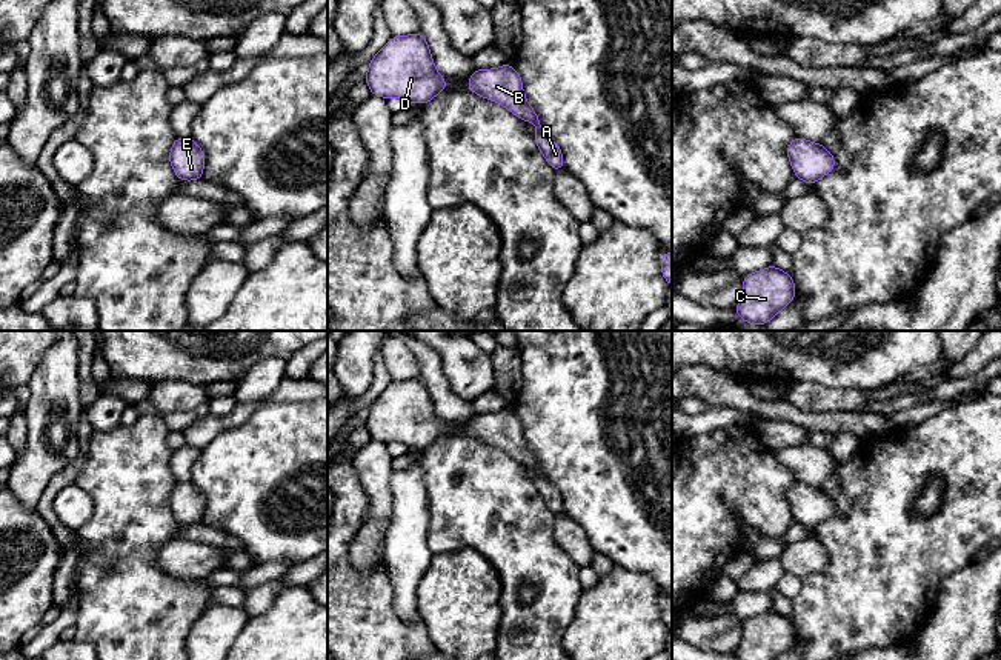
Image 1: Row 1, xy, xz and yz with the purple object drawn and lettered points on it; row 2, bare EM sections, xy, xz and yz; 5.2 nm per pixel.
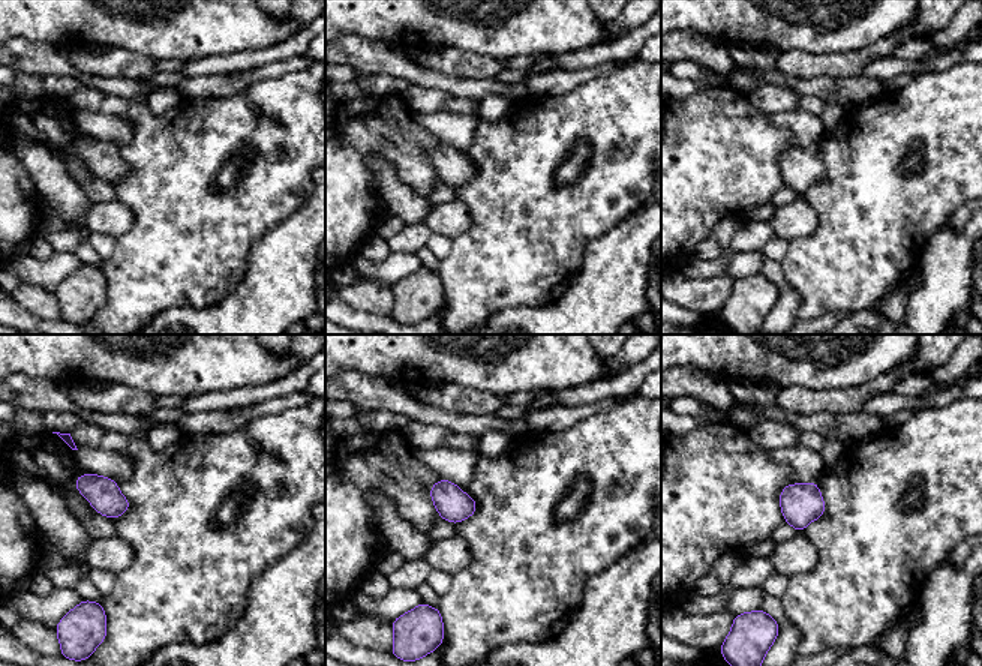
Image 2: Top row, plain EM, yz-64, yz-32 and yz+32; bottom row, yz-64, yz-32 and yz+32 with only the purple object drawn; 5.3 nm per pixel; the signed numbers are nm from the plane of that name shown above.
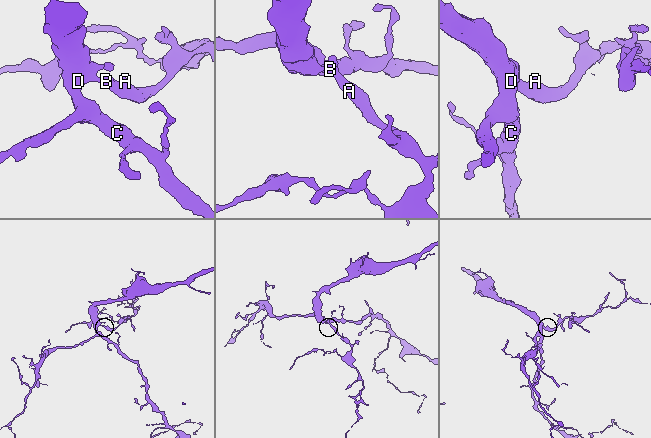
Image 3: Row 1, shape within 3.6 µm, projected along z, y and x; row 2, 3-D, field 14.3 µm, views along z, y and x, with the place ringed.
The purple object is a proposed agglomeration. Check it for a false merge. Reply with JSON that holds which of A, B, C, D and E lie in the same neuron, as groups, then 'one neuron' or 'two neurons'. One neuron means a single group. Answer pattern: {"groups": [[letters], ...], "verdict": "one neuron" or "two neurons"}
{"groups": [["A", "B", "C", "D", "E"]], "verdict": "one neuron"}

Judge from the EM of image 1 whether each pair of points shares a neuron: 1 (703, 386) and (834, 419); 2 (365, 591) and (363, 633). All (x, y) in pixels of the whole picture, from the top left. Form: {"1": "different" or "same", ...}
{"1": "same", "2": "same"}

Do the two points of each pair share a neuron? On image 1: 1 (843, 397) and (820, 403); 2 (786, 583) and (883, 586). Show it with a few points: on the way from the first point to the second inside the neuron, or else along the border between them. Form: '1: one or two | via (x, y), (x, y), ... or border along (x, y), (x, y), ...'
1: one | via (837, 399), (826, 400)
2: two | border along (803, 579), (801, 588), (791, 599)

